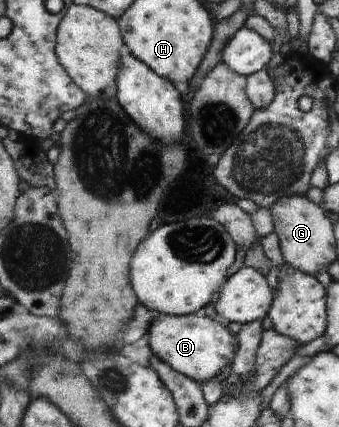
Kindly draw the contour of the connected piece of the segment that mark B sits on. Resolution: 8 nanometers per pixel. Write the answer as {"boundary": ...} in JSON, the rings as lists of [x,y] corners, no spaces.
{"boundary":[[[157,313],[149,326],[149,346],[152,354],[167,362],[173,370],[197,382],[209,382],[219,374],[229,372],[237,352],[237,336],[229,328],[209,317],[175,316]]]}

